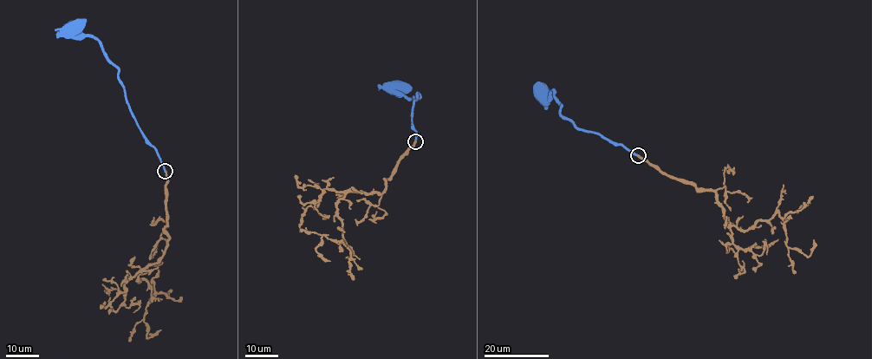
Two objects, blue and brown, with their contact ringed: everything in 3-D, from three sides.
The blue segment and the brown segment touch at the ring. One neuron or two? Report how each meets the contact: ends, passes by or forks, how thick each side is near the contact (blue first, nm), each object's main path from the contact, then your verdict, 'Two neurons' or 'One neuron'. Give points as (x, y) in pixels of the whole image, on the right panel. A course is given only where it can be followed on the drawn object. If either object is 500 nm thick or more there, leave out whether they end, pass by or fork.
At the ring blue ends. At the ring brown ends. Thickness 360 nm (blue) against 320 nm. Course of blue: (638, 155), (599, 134), (582, 131), (561, 114), (562, 104), (555, 91), (546, 95). Course of brown: (638, 155), (669, 175), (711, 189), (727, 224), (739, 230), (777, 212), (788, 247), (809, 257), (813, 239). Two neurons

